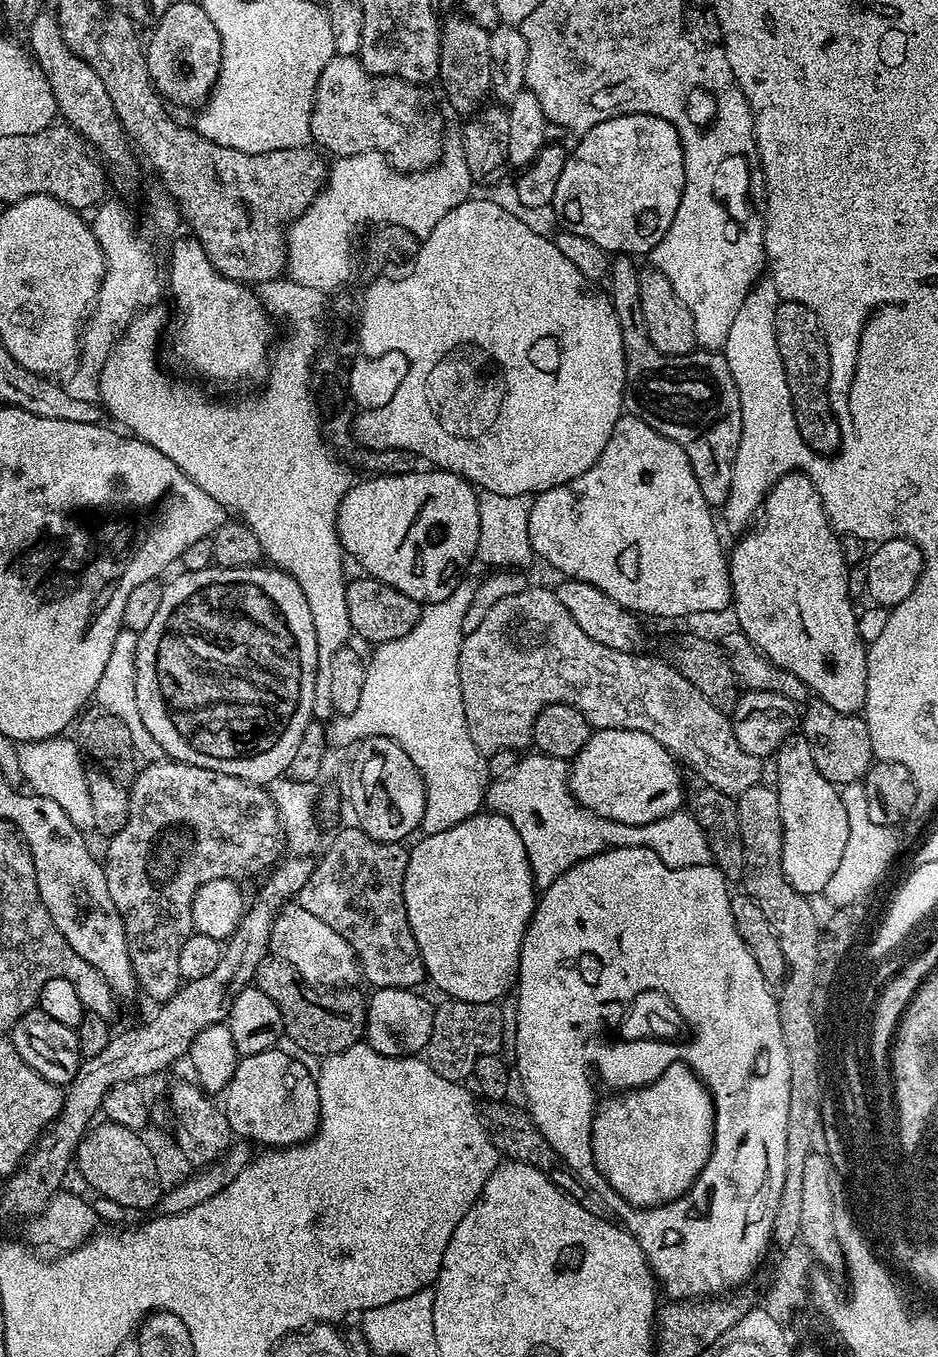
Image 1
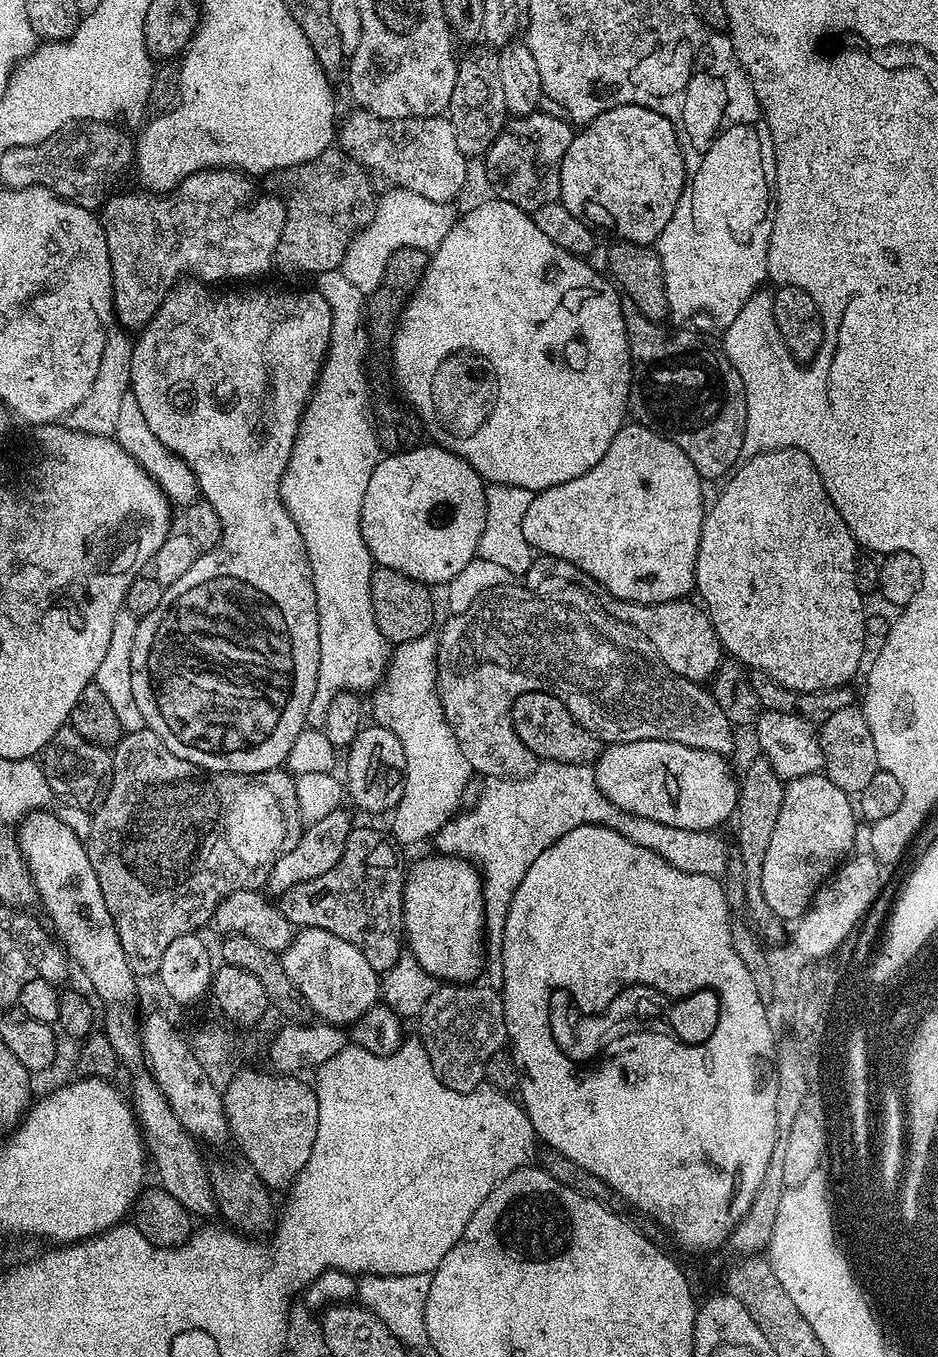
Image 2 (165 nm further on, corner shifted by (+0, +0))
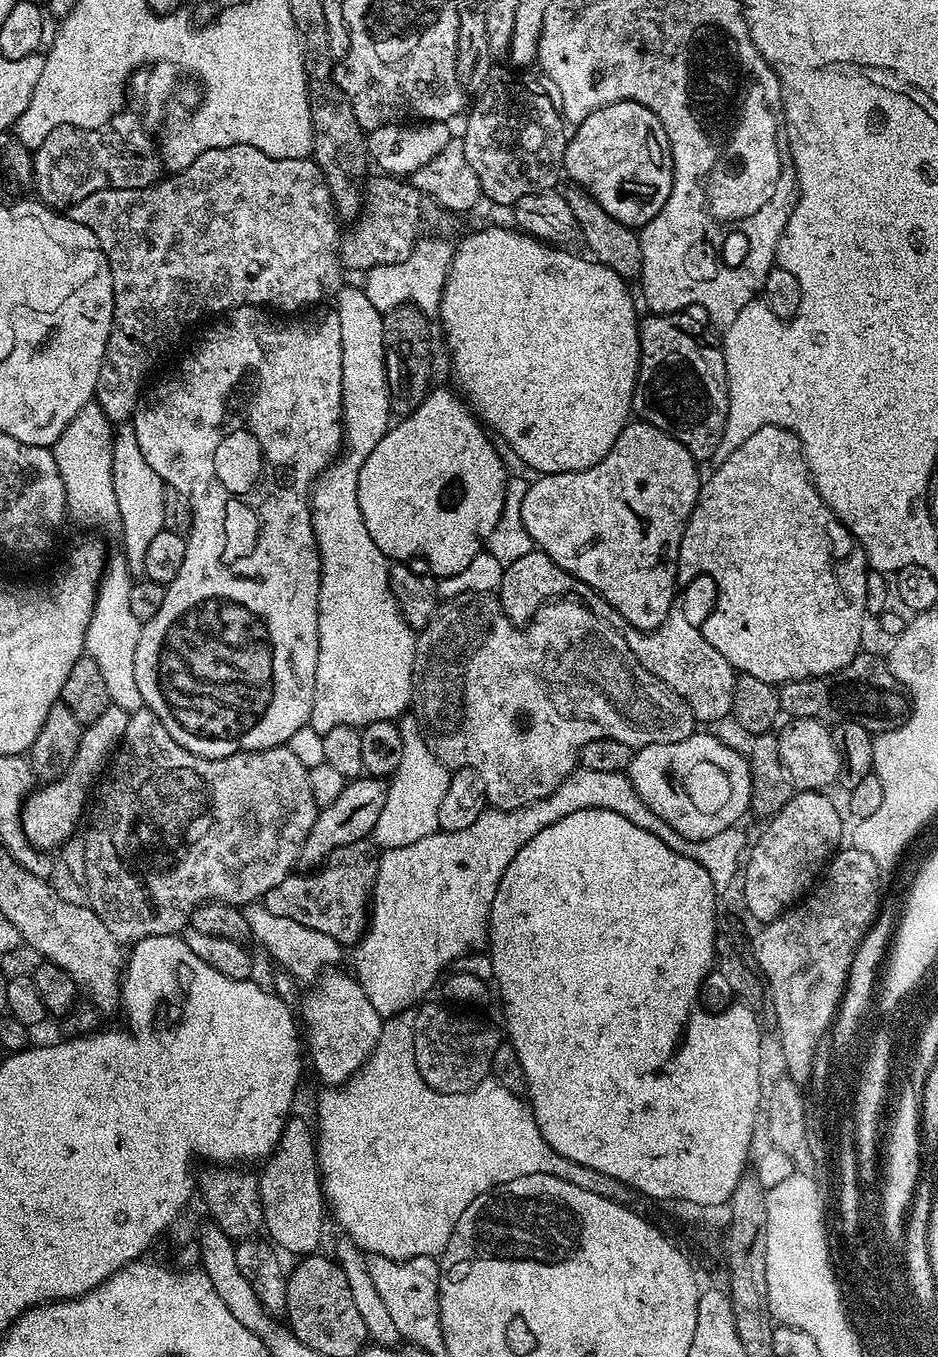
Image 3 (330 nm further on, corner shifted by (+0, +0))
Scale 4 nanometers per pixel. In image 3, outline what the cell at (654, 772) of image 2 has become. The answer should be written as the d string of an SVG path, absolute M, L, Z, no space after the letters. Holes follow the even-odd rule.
M703 730L682 742L635 749L626 774L638 790L638 798L687 840L714 838L722 830L737 827L752 806L752 769L745 753L735 752Z

